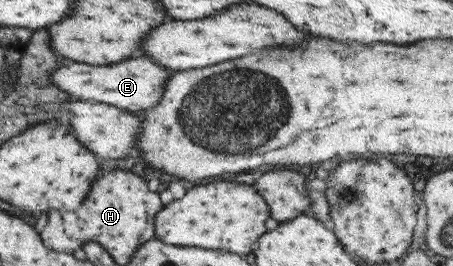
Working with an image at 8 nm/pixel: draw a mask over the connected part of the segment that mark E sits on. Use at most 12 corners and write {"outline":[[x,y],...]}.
{"outline":[[65,59],[52,83],[73,100],[133,113],[161,100],[171,68]]}

